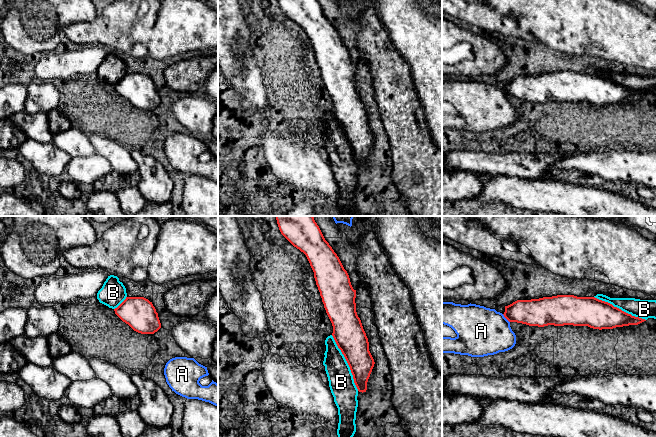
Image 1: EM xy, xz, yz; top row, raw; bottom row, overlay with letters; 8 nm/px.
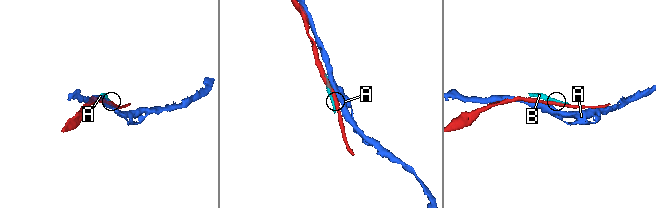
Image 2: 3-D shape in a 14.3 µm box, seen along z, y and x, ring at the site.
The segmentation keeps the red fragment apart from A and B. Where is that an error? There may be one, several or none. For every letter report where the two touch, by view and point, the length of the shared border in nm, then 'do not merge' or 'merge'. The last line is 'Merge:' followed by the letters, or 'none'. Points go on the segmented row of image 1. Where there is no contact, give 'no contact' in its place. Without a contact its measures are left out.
A: yz (505, 317) | 90 nm | do not merge
B: xz (347, 362) | 500 nm | do not merge
Merge: none

